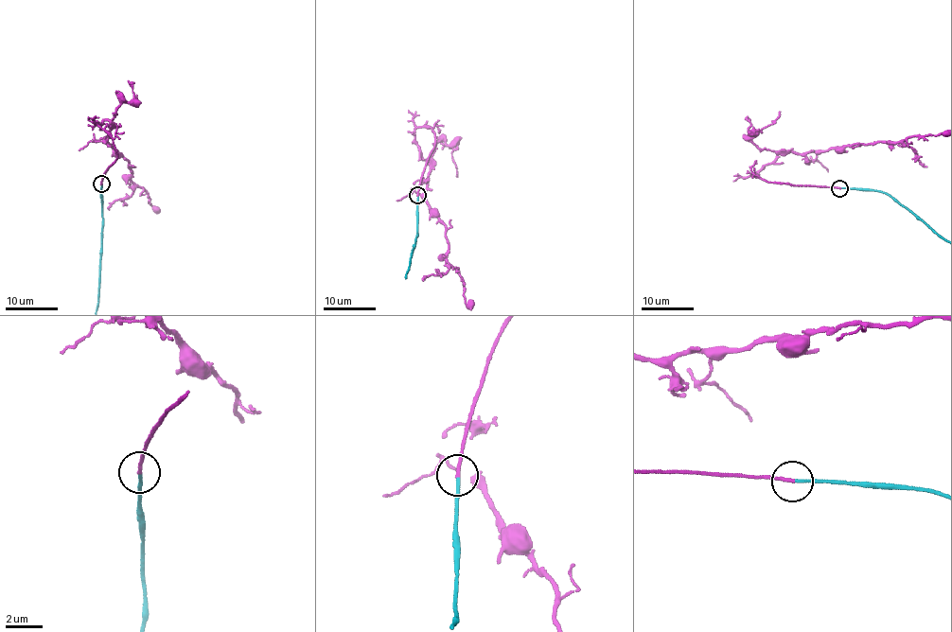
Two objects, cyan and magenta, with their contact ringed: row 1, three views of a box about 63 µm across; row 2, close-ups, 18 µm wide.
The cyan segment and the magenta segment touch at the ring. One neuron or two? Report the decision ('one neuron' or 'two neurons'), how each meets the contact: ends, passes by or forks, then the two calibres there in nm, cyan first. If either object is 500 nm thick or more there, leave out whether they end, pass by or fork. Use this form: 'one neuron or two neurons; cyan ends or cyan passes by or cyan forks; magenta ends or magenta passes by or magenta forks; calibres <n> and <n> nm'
one neuron; cyan ends; magenta ends; calibres 160 and 180 nm

